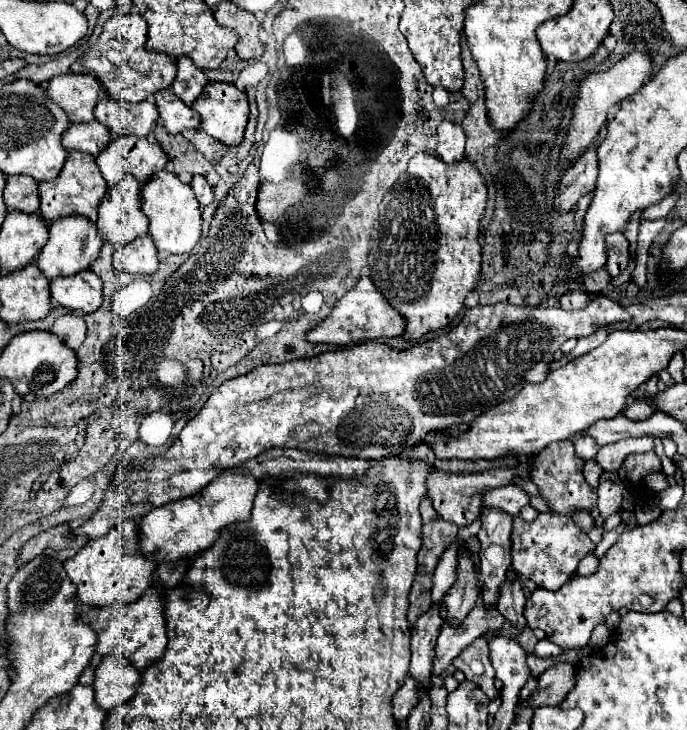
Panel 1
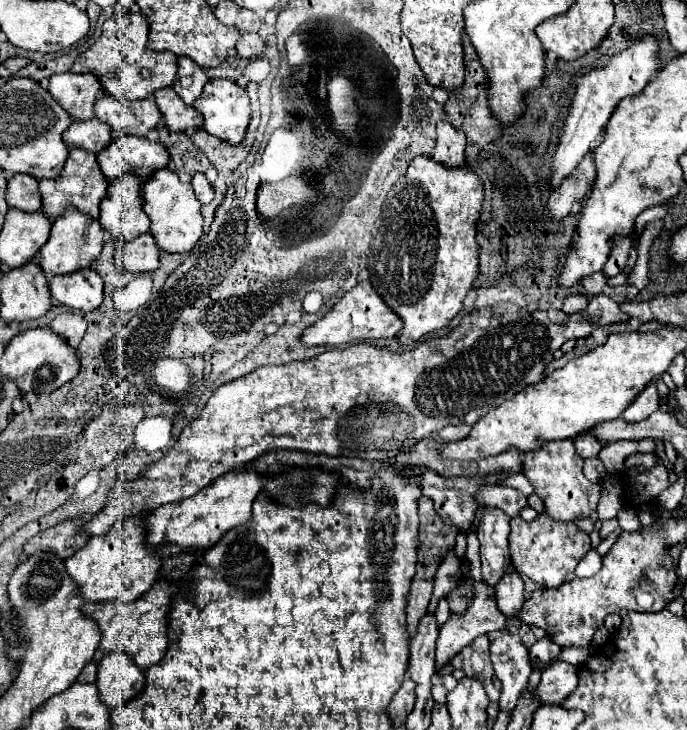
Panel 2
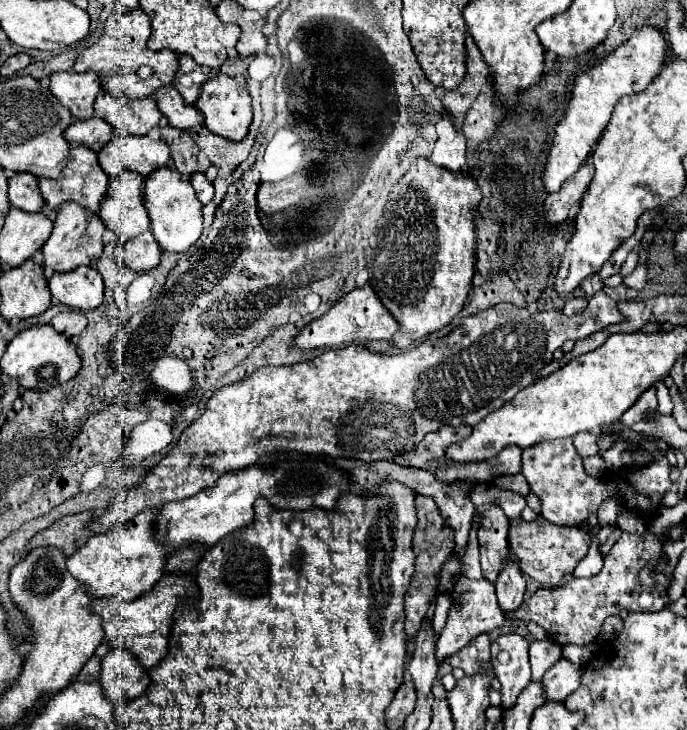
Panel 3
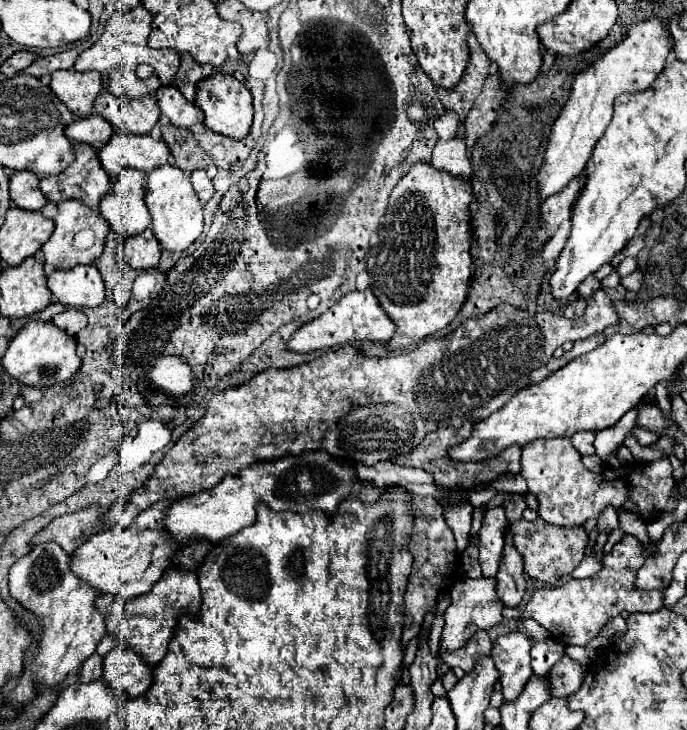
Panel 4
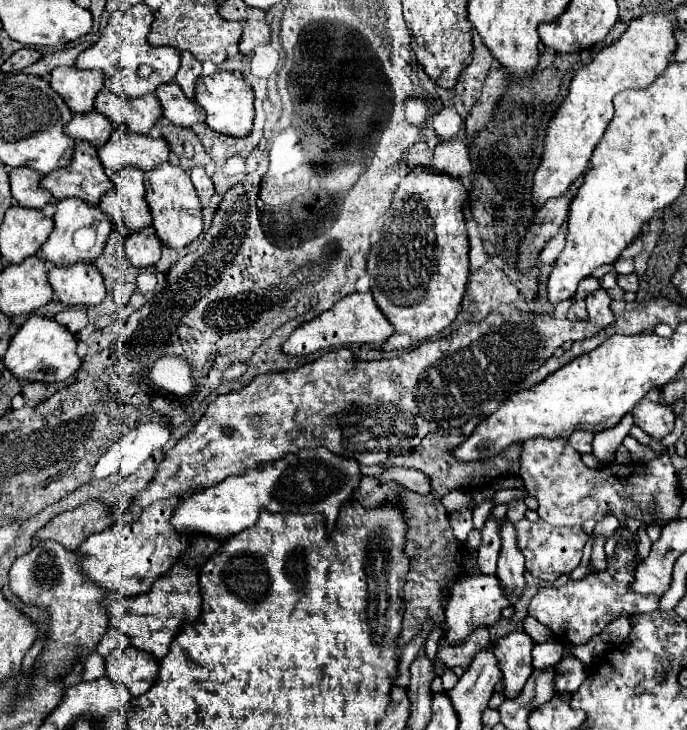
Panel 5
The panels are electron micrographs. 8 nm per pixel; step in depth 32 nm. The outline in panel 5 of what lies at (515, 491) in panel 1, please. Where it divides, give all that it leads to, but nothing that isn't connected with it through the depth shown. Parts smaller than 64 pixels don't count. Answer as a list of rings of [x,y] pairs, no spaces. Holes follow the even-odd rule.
[[[512,500],[510,504],[508,504],[508,518],[512,518],[514,522],[518,522],[524,518],[524,514],[526,514],[526,504],[524,502],[516,502],[516,500]]]

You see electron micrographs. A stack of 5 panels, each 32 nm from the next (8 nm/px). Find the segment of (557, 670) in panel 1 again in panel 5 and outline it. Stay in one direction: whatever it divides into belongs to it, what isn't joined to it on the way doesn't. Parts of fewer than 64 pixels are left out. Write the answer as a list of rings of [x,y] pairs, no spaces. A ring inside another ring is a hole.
[[[568,656],[562,658],[558,664],[558,674],[556,674],[556,692],[576,692],[576,688],[580,688],[580,684],[586,680],[588,676],[588,668],[584,666],[582,660]]]

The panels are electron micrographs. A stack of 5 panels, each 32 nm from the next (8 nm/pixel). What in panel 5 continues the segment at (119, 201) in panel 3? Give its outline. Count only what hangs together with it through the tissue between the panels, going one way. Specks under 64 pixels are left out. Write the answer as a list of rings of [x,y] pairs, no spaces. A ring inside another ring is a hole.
[[[126,166],[112,176],[112,188],[102,196],[100,208],[112,218],[114,228],[130,234],[150,226],[152,216],[144,192],[144,172]]]

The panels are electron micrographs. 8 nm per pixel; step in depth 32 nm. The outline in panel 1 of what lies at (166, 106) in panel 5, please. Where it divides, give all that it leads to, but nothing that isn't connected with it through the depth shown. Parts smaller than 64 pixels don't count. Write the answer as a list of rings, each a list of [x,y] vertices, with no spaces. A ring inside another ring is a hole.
[[[164,88],[154,94],[154,102],[160,112],[160,120],[168,132],[178,134],[188,128],[198,128],[202,124],[198,112],[190,106],[186,106],[174,92],[172,88]]]

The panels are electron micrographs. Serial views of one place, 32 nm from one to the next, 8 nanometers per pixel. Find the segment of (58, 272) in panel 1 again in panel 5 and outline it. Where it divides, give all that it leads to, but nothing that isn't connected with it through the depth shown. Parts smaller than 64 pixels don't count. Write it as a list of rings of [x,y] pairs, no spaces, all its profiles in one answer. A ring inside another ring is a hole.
[[[64,198],[58,200],[54,206],[56,206],[56,214],[54,214],[56,228],[50,234],[48,242],[42,246],[46,260],[58,266],[76,264],[76,262],[94,262],[102,254],[108,242],[108,236],[112,232],[112,220],[98,208],[98,204],[90,206],[80,198]],[[80,232],[84,232],[84,238],[80,238]]]

